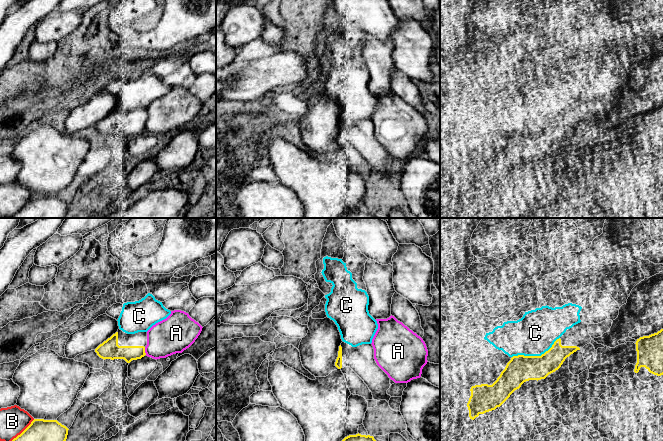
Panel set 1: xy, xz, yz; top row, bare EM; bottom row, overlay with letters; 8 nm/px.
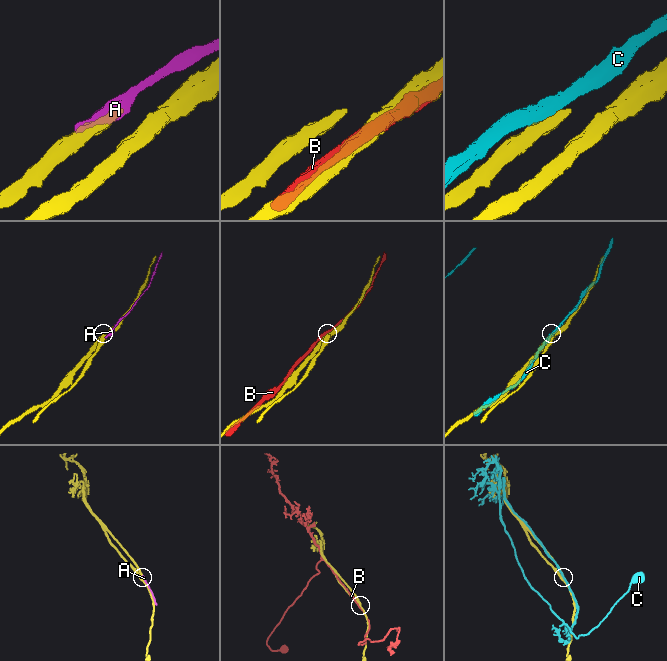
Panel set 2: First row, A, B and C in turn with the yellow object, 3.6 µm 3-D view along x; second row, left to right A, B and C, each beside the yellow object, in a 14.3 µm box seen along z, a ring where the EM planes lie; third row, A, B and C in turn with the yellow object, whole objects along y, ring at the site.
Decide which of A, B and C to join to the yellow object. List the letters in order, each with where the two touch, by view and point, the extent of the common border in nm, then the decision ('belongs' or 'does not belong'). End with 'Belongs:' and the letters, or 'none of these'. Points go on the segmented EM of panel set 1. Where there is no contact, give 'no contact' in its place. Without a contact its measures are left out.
A: contact xy (144, 351); length 70 nm; does not belong
B: contact xy (23, 431); length 260 nm; does not belong
C: contact yz (536, 356); length 420 nm; does not belong
Belongs: none of these

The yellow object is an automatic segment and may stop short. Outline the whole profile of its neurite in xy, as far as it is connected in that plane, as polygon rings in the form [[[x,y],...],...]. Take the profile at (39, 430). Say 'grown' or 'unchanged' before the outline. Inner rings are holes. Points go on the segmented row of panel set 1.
unchanged; [[[34,419],[12,441],[66,441],[68,428],[57,420]]]

